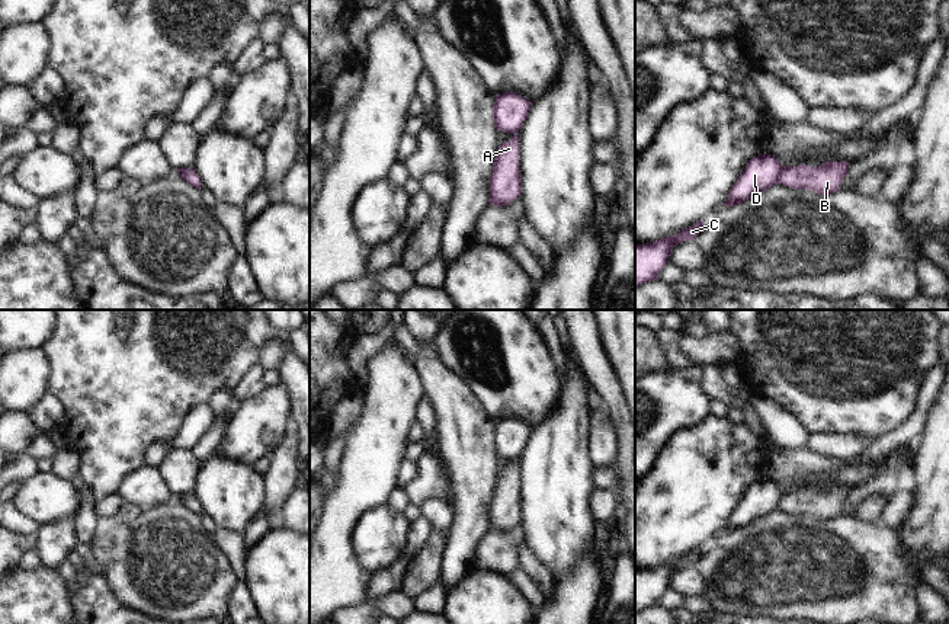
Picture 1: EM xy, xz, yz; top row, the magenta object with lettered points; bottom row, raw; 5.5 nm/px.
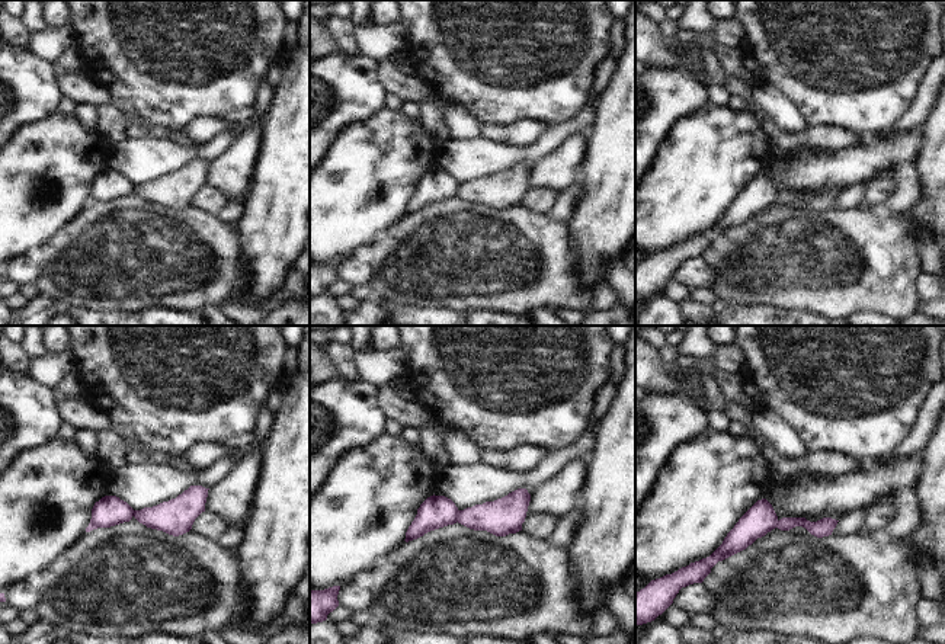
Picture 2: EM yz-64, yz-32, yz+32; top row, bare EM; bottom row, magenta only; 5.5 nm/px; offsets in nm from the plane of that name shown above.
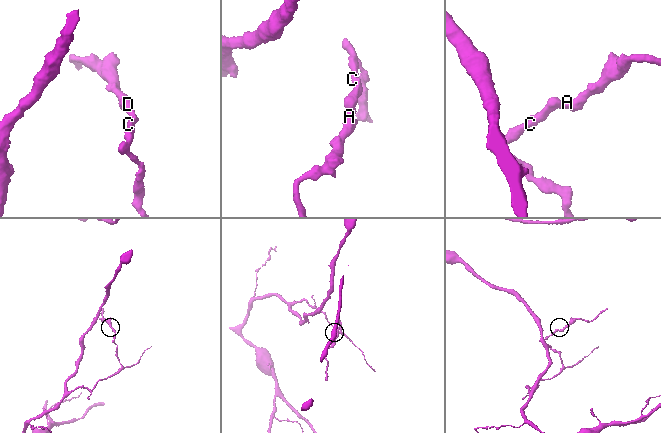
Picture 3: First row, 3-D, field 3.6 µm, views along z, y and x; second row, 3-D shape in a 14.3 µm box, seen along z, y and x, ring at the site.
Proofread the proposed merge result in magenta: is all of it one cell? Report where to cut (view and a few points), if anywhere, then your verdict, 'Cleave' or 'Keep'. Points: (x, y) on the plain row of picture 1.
Split along yz (784, 493), (778, 508). Cleave

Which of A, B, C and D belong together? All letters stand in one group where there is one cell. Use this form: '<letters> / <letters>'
A B / C D

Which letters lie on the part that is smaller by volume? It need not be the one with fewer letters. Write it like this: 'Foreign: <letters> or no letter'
Foreign: A, B

